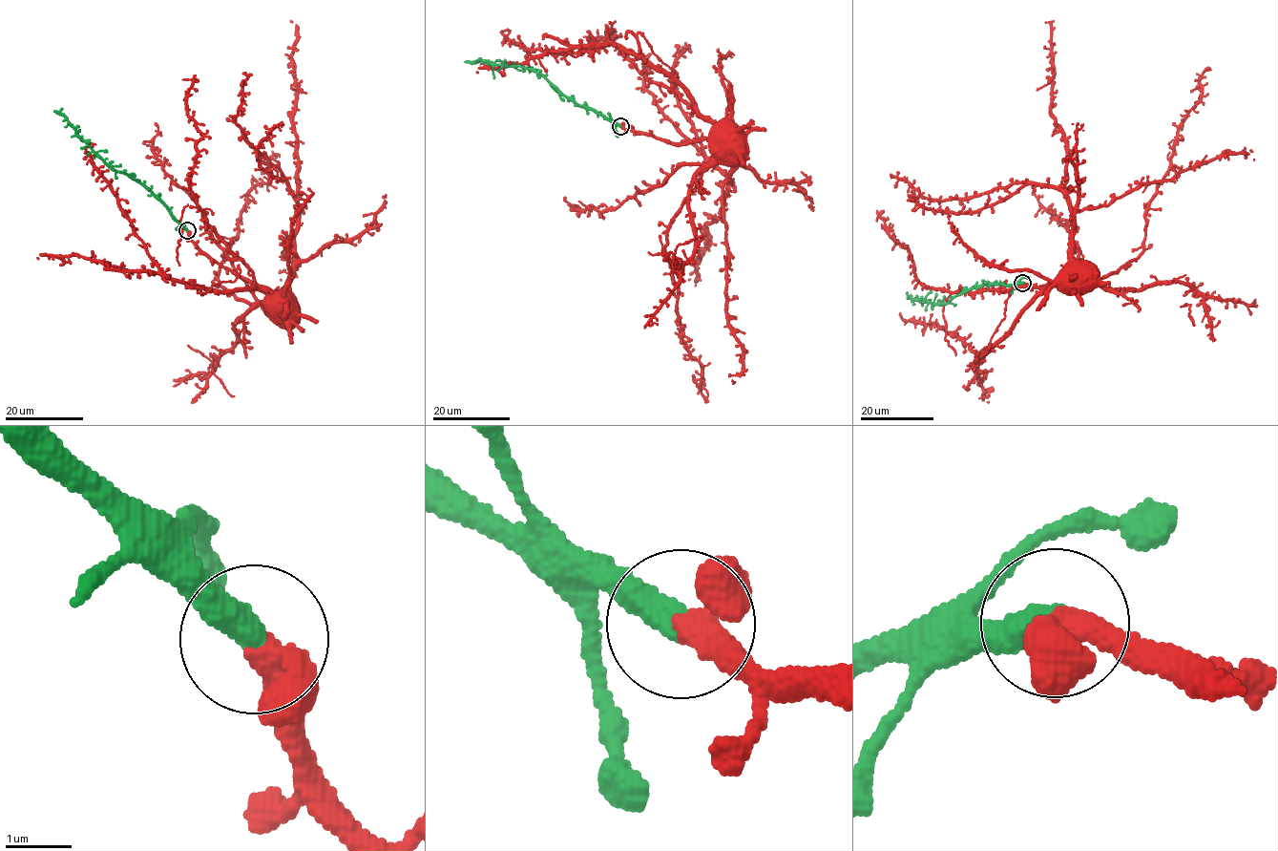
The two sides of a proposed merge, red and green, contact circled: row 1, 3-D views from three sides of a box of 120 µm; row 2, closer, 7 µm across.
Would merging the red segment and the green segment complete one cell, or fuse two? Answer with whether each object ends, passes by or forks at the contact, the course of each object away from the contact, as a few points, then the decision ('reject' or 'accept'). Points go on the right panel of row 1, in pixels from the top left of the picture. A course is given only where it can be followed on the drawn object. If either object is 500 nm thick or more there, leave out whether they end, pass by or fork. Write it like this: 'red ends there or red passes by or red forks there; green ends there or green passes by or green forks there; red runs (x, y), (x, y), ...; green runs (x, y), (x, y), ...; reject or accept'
red passes by; green ends there; red runs (1022, 283), (1040, 287), (1062, 277), (1065, 279), (1069, 275); green runs (1022, 283), (1006, 287), (985, 285), (953, 297), (944, 305), (907, 298); accept

